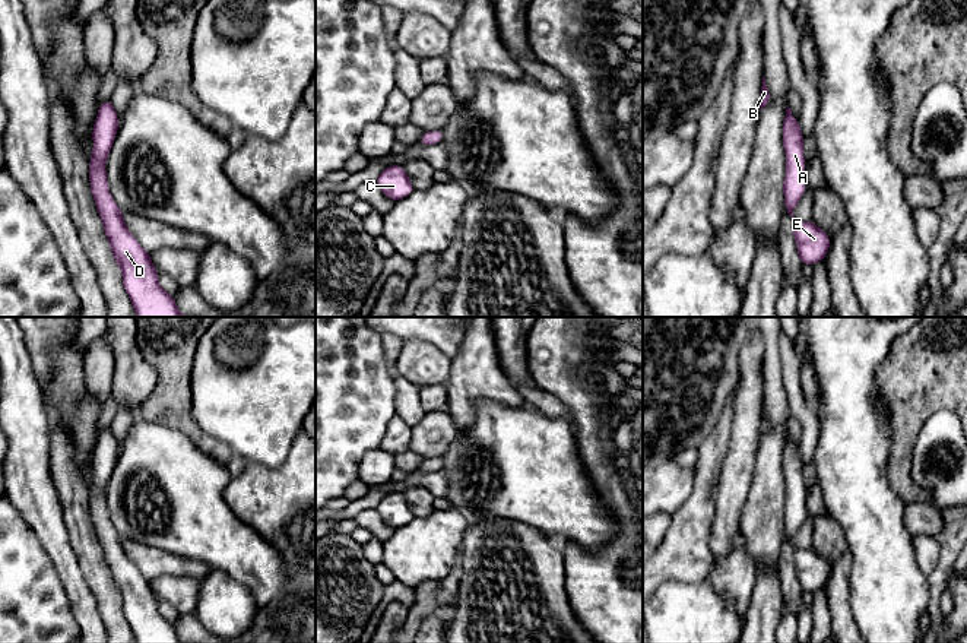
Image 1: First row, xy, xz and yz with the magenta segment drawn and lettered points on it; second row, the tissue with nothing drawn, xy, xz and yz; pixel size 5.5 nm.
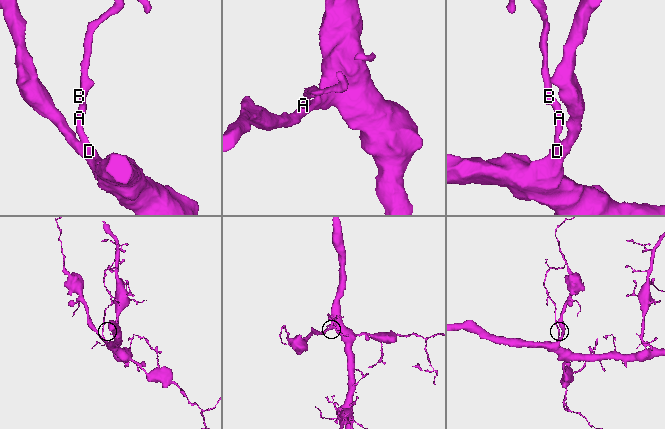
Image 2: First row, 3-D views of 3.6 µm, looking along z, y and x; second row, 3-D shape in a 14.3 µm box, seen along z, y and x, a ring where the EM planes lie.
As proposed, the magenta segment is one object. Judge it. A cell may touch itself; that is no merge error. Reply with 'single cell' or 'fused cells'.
single cell

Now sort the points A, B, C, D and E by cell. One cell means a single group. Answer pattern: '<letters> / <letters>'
A B C D E

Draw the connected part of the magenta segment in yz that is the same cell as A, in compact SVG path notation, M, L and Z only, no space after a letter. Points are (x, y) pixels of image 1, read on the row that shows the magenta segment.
M786 108L786 115L783 118L783 148L786 155L786 175L783 180L783 194L784 194L784 208L787 213L793 218L793 238L798 246L798 256L802 265L815 265L819 260L824 260L828 248L830 248L830 238L828 234L818 228L814 221L802 222L793 216L795 206L799 203L800 197L805 193L805 155L803 155L803 134L799 127L799 121L793 117L790 108Z

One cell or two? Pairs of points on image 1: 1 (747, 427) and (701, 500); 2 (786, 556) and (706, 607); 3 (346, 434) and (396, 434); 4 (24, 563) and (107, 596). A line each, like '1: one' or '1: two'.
1: one
2: two
3: two
4: two

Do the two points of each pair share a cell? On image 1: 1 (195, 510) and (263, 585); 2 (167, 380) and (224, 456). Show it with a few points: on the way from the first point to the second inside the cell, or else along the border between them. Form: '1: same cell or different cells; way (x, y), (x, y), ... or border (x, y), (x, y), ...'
1: same cell; way (213, 529), (250, 566)
2: same cell; way (171, 401), (171, 406), (203, 440)

